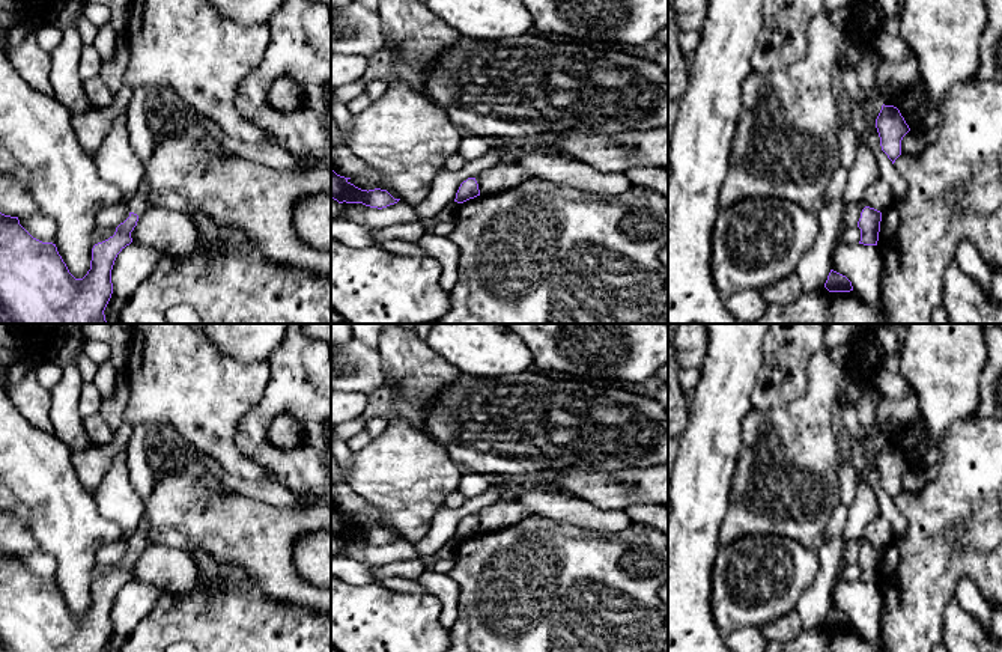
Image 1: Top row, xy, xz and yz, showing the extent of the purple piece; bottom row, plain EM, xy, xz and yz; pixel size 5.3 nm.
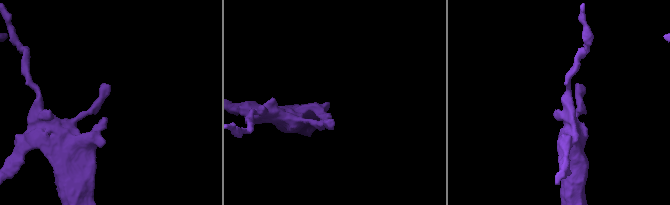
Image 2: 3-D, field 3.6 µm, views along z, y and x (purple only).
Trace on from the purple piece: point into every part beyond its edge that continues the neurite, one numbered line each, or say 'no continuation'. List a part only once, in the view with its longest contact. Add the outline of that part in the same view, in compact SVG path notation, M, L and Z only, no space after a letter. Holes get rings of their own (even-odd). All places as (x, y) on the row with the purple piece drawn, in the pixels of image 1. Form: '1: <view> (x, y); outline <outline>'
1: xy (139, 202); outline M144 176L135 194L126 203L131 212L137 214L138 217L144 214L144 211L149 208L149 193L150 193L150 185Z

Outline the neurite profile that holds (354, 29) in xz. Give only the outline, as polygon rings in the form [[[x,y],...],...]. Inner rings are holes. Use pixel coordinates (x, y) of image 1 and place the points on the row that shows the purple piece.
[[[352,0],[345,8],[331,8],[331,53],[360,53],[366,59],[387,48],[388,39],[378,11]]]

